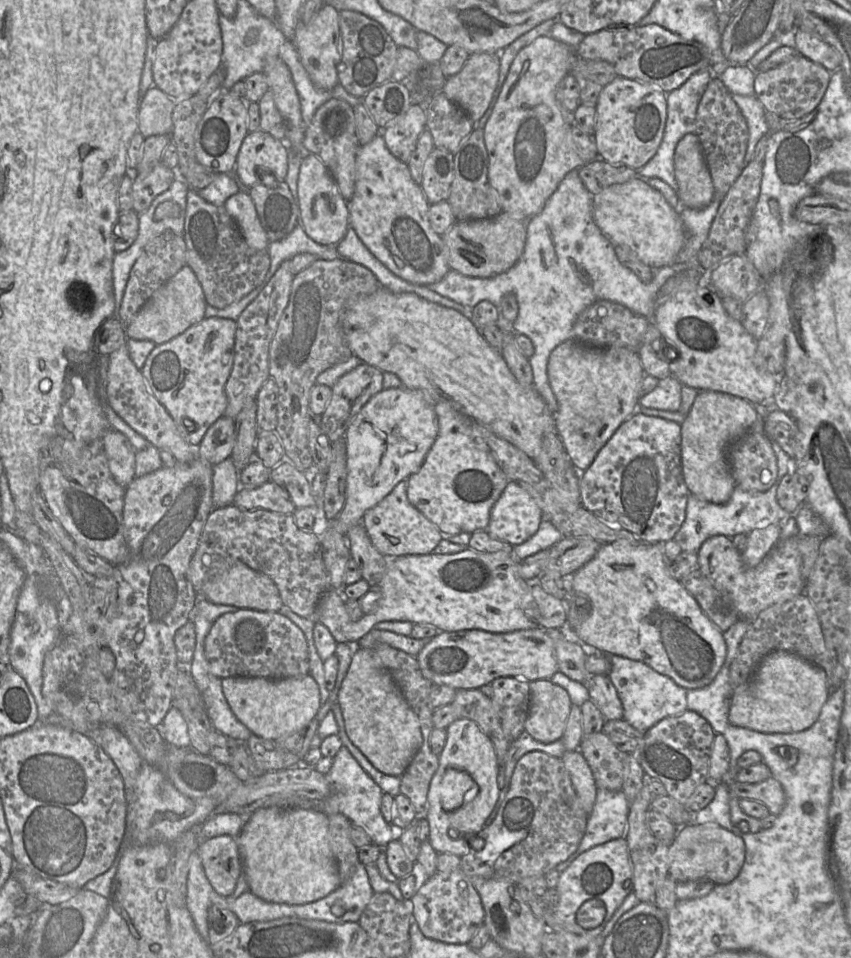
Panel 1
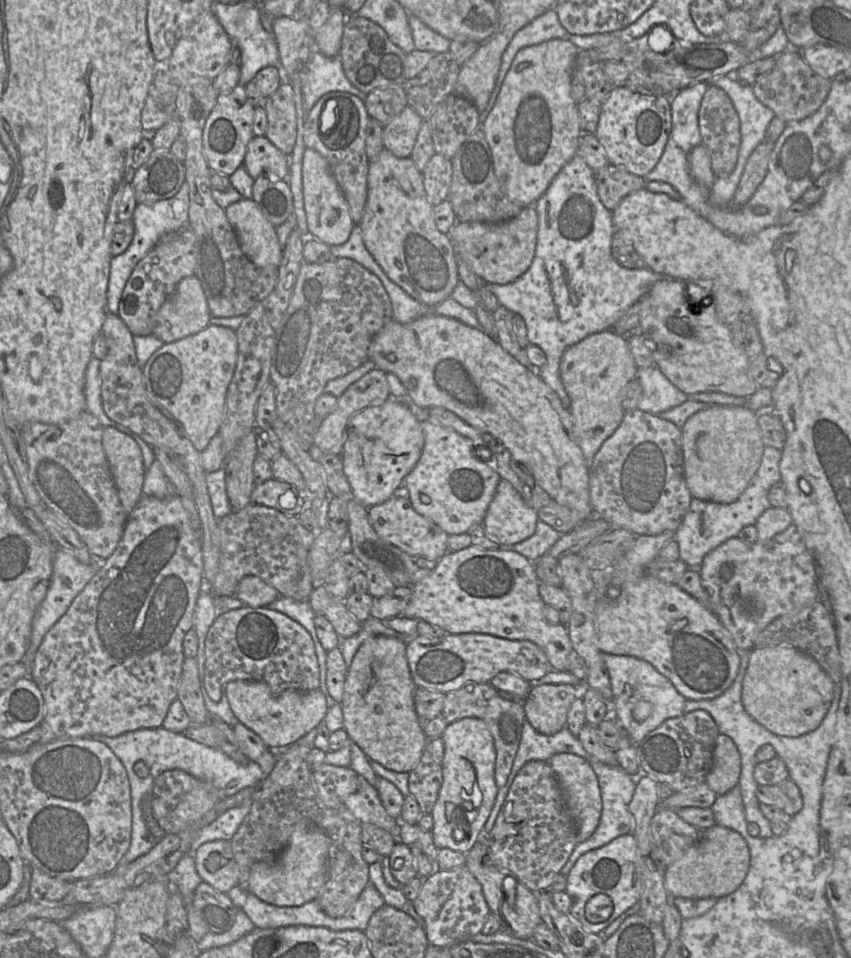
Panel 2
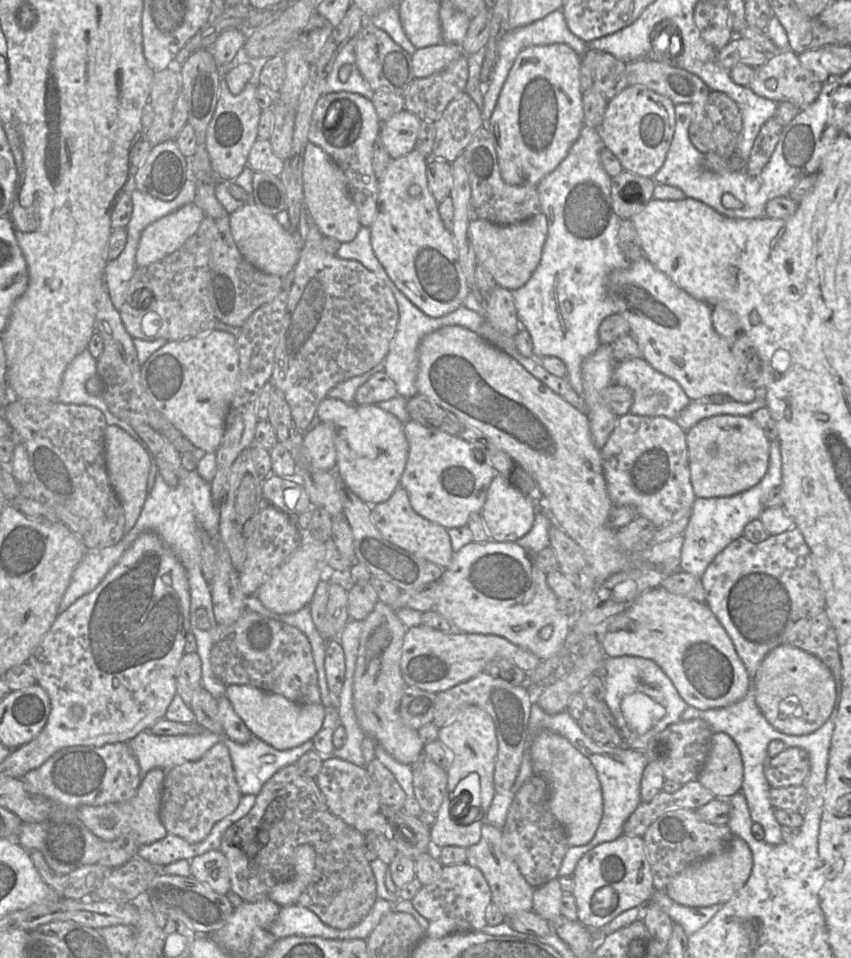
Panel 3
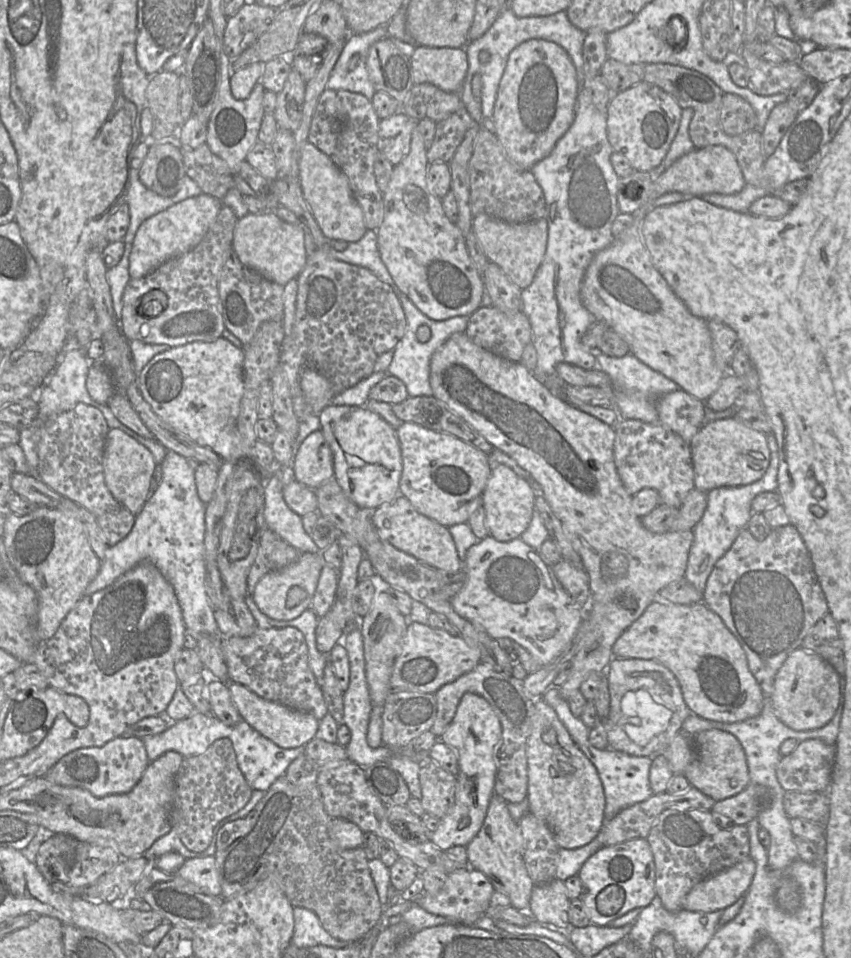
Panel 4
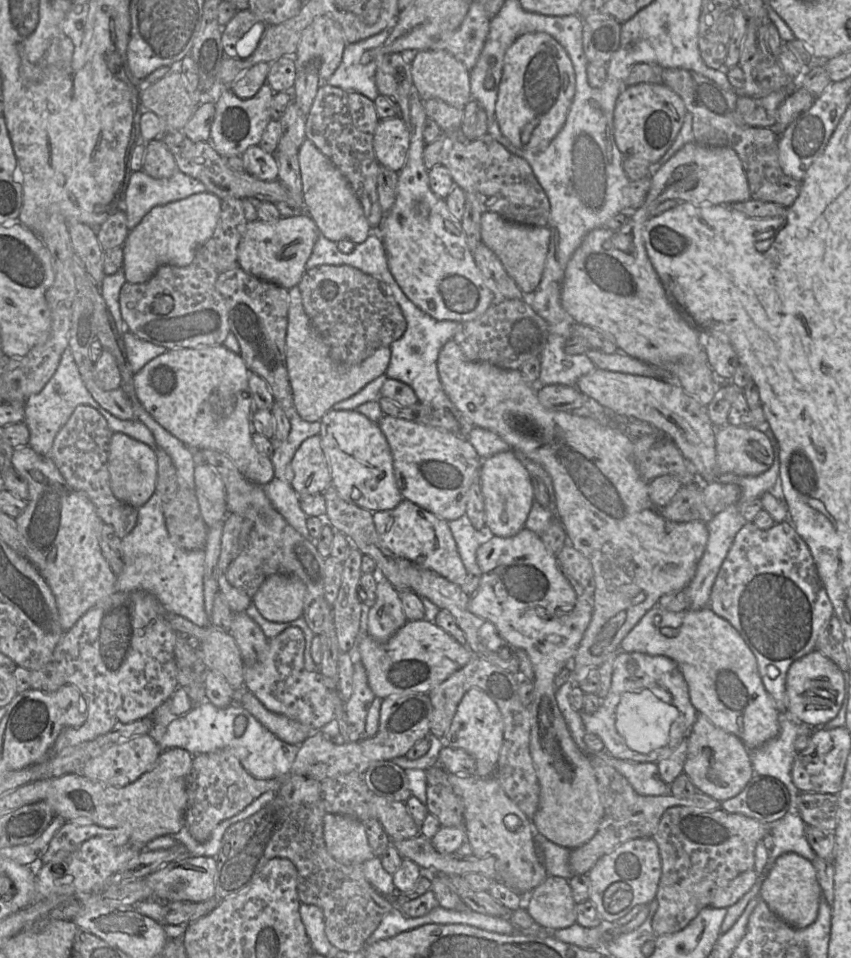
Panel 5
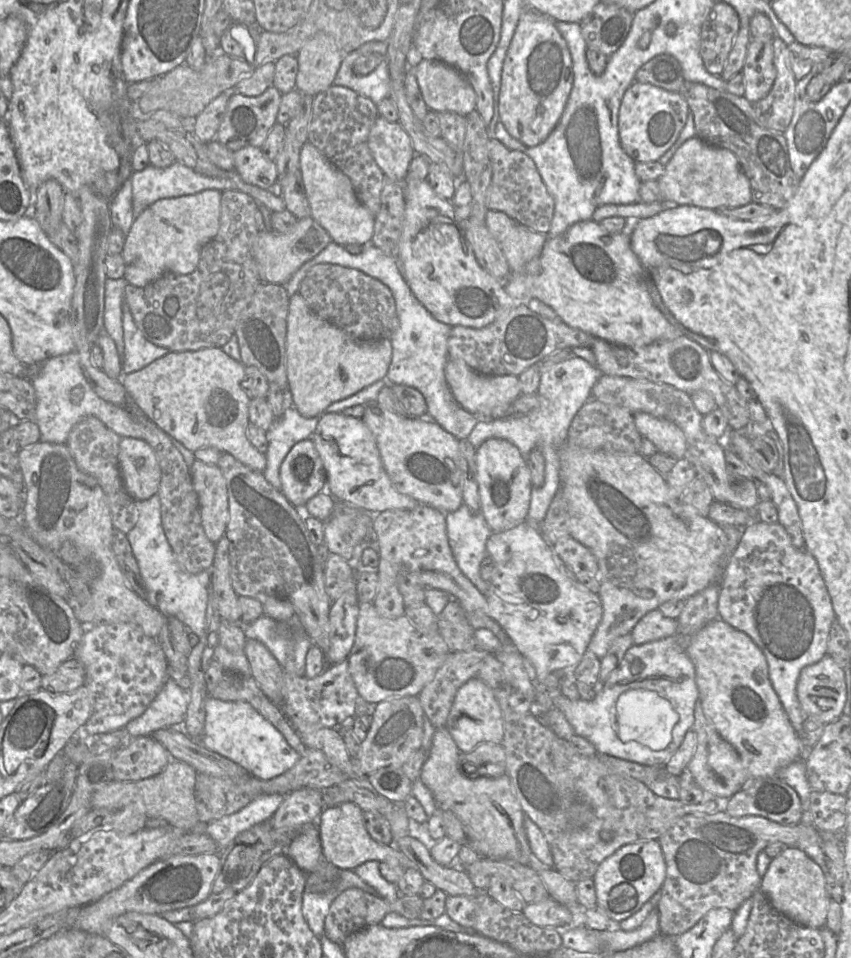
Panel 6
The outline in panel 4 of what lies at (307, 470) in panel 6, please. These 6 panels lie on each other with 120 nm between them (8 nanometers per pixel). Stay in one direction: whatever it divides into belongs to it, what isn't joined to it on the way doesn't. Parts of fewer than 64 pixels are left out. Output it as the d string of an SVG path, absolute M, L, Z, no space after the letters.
M321 430L310 433L296 448L292 460L292 478L316 489L334 477L333 455Z

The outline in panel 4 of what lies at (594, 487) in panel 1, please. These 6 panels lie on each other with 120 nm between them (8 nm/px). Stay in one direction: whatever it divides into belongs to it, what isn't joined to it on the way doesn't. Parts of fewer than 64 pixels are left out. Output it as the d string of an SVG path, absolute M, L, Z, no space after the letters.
M619 419L613 427L614 462L626 491L634 496L643 488L652 488L658 492L660 504L680 508L686 496L695 488L690 444L661 423L653 425L634 419Z

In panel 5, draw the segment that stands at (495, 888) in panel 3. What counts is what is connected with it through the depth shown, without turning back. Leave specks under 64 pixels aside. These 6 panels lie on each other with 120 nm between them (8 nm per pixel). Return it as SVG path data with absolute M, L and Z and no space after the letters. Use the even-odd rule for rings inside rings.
M449 773L448 779L454 793L464 805L464 828L473 855L495 860L498 880L521 895L520 909L526 910L531 893L548 877L547 870L538 857L532 819L508 797L495 777L481 778L477 775L459 776ZM508 814L514 814L521 820L522 825L516 831L510 830L504 823Z

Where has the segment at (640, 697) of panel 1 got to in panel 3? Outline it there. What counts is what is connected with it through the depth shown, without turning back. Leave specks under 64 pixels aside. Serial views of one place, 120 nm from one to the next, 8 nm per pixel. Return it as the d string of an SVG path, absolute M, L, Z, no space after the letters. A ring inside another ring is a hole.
M637 656L606 657L600 674L604 679L606 688L604 701L621 730L626 746L630 749L644 752L651 738L668 725L681 720L682 714L688 707L688 704L681 698L671 679L652 660ZM633 693L645 694L665 708L664 716L656 721L646 734L638 734L622 713L621 704L624 697Z

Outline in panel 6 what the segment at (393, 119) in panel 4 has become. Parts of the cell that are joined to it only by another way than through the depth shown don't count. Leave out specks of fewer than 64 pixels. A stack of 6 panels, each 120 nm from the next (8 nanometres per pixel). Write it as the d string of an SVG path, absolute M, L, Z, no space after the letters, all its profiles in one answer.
M378 116L368 136L369 150L383 174L403 183L415 156L409 135L399 122Z

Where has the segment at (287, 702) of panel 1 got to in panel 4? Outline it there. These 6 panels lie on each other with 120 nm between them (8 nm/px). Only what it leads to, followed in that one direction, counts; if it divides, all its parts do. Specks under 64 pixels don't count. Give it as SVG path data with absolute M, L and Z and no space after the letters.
M229 682L228 688L234 705L242 719L279 747L290 749L305 746L309 741L315 738L319 727L319 720L312 714L294 710L280 703L266 700L239 683Z

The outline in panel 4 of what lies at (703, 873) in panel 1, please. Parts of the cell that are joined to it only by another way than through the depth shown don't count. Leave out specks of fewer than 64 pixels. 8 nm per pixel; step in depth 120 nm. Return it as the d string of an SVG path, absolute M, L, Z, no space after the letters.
M749 856L737 864L696 884L684 899L682 908L687 911L723 911L733 905L742 895L745 896L756 872L756 865Z

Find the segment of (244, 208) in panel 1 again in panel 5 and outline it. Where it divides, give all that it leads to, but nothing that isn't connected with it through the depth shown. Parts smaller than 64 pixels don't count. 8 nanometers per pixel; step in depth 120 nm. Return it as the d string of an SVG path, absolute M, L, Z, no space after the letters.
M304 211L271 222L260 219L247 222L237 249L239 267L250 275L289 290L299 284L319 235L315 222Z

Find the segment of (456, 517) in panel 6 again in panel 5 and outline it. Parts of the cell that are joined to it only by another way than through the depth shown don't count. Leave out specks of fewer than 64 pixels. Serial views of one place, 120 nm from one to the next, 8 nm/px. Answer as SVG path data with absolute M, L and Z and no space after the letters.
M467 515L448 521L460 559L467 572L472 571L476 563L476 552L479 546L494 536L487 528L477 530Z

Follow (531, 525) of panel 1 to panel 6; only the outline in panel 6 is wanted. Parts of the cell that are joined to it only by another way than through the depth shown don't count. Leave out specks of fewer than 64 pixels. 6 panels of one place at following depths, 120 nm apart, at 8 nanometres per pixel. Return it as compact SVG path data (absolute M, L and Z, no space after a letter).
M489 438L476 448L475 460L480 512L492 532L507 531L527 520L532 491L527 457L524 457L519 449L509 441Z

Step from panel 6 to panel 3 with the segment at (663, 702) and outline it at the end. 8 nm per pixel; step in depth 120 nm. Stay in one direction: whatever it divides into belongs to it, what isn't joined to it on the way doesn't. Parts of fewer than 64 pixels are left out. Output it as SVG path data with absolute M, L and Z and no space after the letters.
M642 693L625 696L621 709L627 722L638 734L646 734L665 714L661 704Z

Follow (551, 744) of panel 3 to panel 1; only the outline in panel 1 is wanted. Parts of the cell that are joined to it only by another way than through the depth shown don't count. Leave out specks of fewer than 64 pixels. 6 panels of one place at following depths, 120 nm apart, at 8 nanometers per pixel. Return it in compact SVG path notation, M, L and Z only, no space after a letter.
M579 750L567 751L561 760L569 773L572 785L584 811L590 815L596 801L598 789L587 761Z

